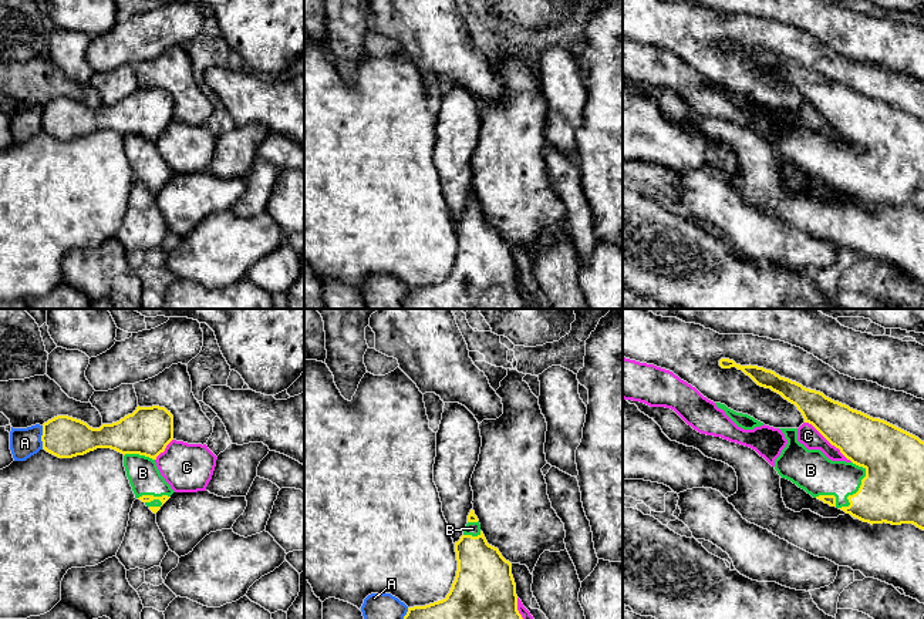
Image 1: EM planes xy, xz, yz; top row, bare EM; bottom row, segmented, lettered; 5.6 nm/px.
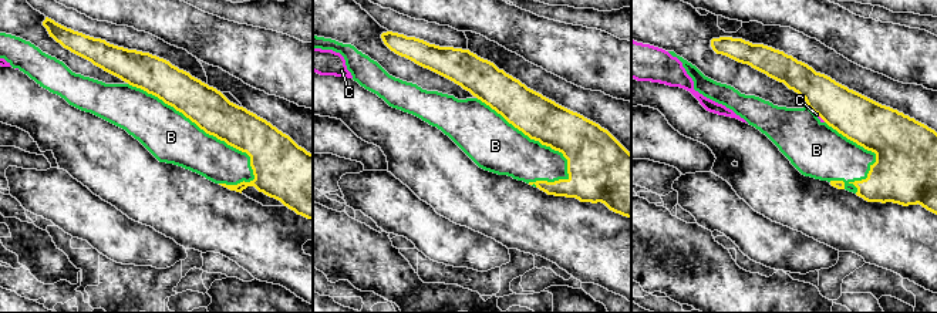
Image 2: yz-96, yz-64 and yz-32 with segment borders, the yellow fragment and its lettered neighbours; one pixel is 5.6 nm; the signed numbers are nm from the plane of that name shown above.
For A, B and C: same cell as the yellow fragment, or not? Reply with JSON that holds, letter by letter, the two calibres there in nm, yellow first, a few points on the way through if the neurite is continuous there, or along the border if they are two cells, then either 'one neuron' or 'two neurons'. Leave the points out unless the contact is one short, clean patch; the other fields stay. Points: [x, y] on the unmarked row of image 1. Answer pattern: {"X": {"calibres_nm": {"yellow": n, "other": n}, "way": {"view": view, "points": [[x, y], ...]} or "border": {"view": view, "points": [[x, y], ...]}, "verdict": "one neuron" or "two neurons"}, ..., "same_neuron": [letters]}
{"A": {"calibres_nm": {"yellow": 240, "other": 160}, "verdict": "two neurons"}, "B": {"calibres_nm": {"yellow": 360, "other": 220}, "verdict": "one neuron"}, "C": {"calibres_nm": {"yellow": 280, "other": 120}, "verdict": "two neurons"}, "same_neuron": ["B"]}

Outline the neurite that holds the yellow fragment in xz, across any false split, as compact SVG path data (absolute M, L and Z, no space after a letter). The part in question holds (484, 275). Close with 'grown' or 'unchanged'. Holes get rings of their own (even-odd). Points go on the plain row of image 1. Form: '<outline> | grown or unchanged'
M471 191L463 216L455 223L458 252L445 280L408 289L404 309L526 309L517 292L512 245L488 225L475 192Z | grown

